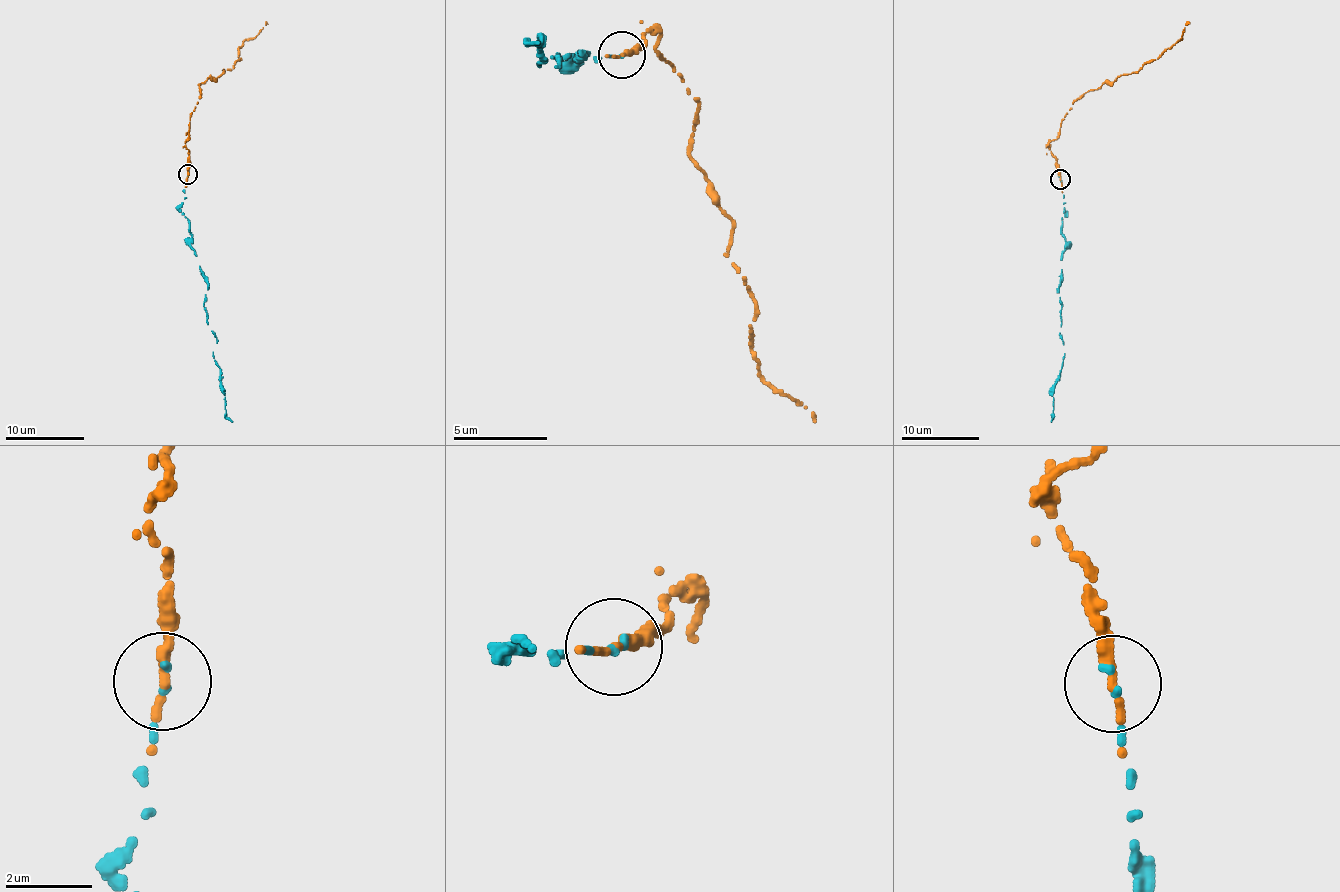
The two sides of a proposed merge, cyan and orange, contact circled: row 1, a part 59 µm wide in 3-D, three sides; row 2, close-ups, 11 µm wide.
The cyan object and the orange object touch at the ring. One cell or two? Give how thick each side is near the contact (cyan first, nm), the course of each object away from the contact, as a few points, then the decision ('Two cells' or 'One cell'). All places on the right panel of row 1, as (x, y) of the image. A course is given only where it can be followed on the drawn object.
Thickness 130 nm (cyan) against 300 nm. Course of cyan: (1060, 178), (1064, 217), (1059, 288), (1064, 358), (1060, 381), (1052, 390), (1051, 421). Course of orange: (1060, 180), (1049, 143), (1057, 137), (1073, 103), (1091, 90), (1137, 73), (1144, 63), (1180, 41), (1188, 21). Two cells

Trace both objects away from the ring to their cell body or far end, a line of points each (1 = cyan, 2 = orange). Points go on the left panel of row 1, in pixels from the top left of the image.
1: (188, 172), (181, 212), (208, 285), (203, 307), (215, 336), (212, 356), (220, 368), (225, 415), (233, 421)
2: (188, 174), (185, 144), (202, 90), (198, 84), (239, 61), (240, 46), (266, 21)

